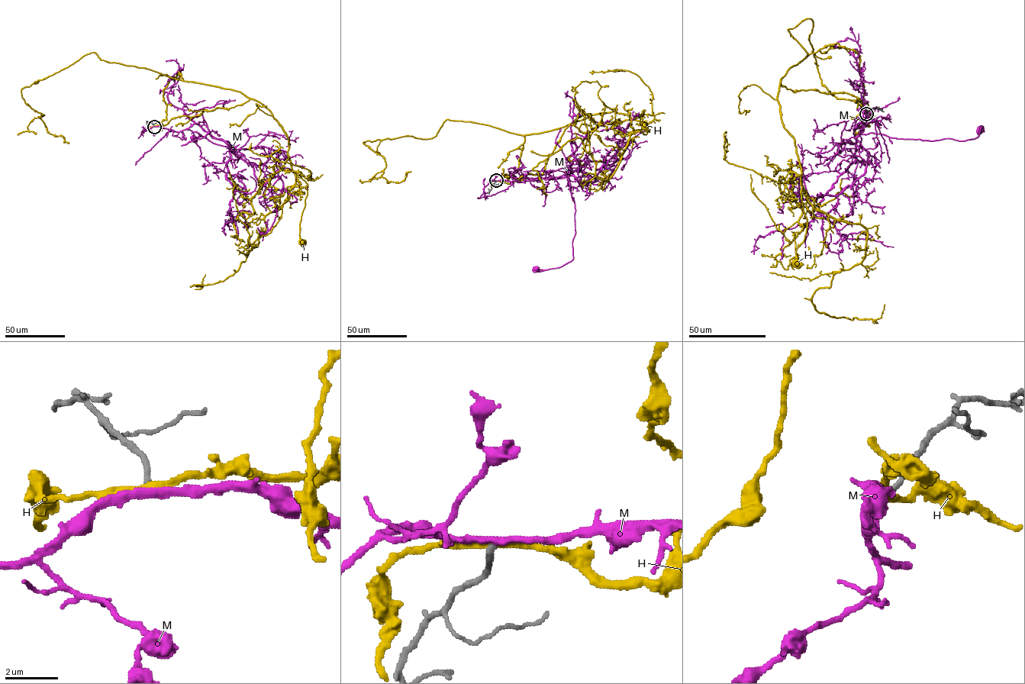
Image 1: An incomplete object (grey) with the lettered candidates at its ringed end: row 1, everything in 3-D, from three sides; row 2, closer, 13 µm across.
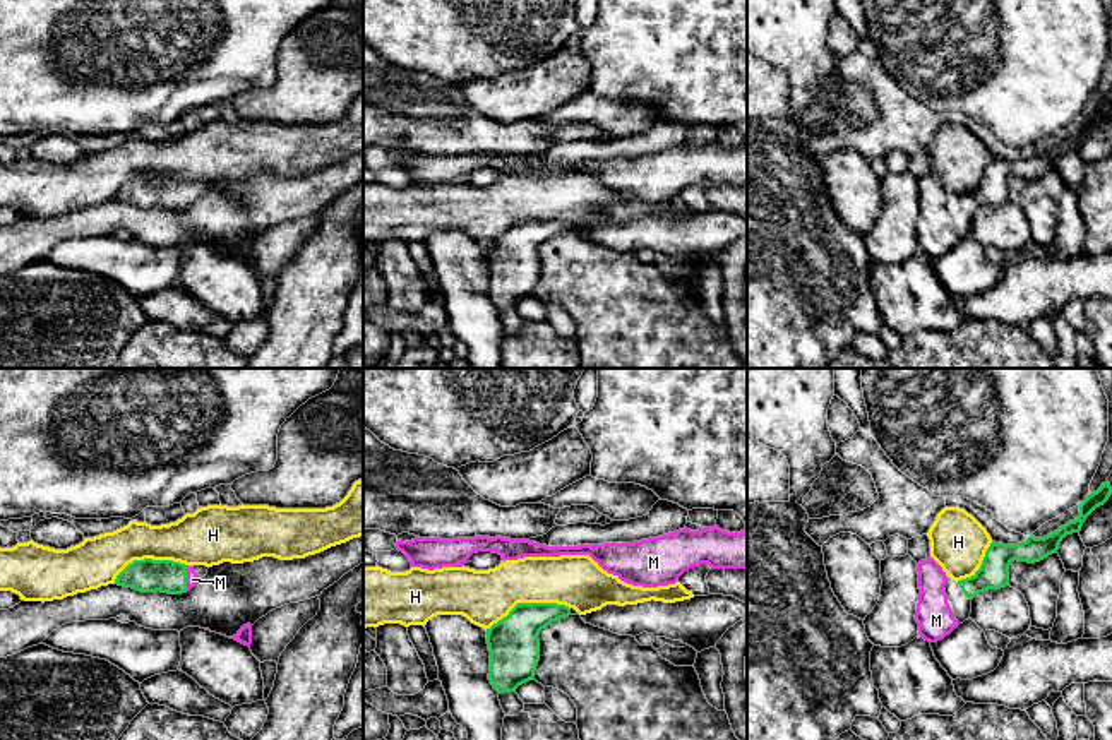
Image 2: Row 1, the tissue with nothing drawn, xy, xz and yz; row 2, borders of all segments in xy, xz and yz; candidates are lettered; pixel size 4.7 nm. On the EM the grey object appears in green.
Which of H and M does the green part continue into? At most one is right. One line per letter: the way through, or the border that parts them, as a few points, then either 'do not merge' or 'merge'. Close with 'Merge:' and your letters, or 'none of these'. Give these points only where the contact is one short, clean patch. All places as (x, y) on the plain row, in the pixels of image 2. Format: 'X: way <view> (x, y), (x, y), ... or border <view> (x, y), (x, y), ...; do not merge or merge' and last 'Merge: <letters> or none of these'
H: do not merge
M: way xy (148, 192), (185, 194), (192, 196); merge
Merge: M

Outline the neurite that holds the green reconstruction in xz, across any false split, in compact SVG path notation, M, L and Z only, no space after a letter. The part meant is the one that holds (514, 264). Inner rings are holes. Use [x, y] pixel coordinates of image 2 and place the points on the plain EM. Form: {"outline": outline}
{"outline": "M517 219L507 233L487 248L490 267L488 296L499 310L535 295L540 278L540 247L571 231L571 224L557 219Z"}

